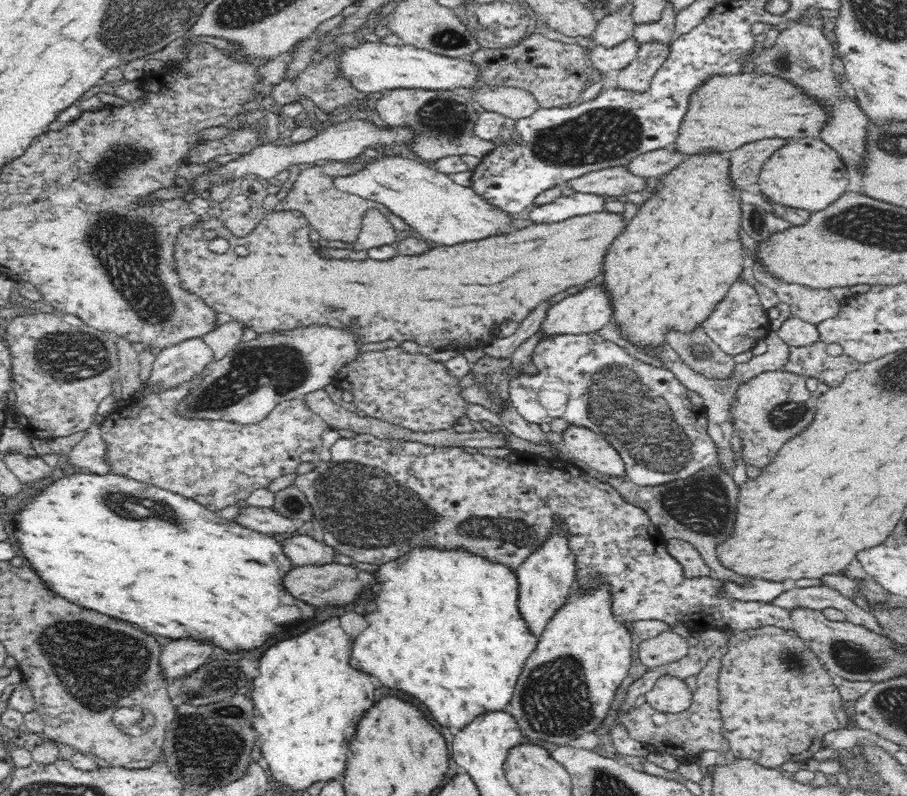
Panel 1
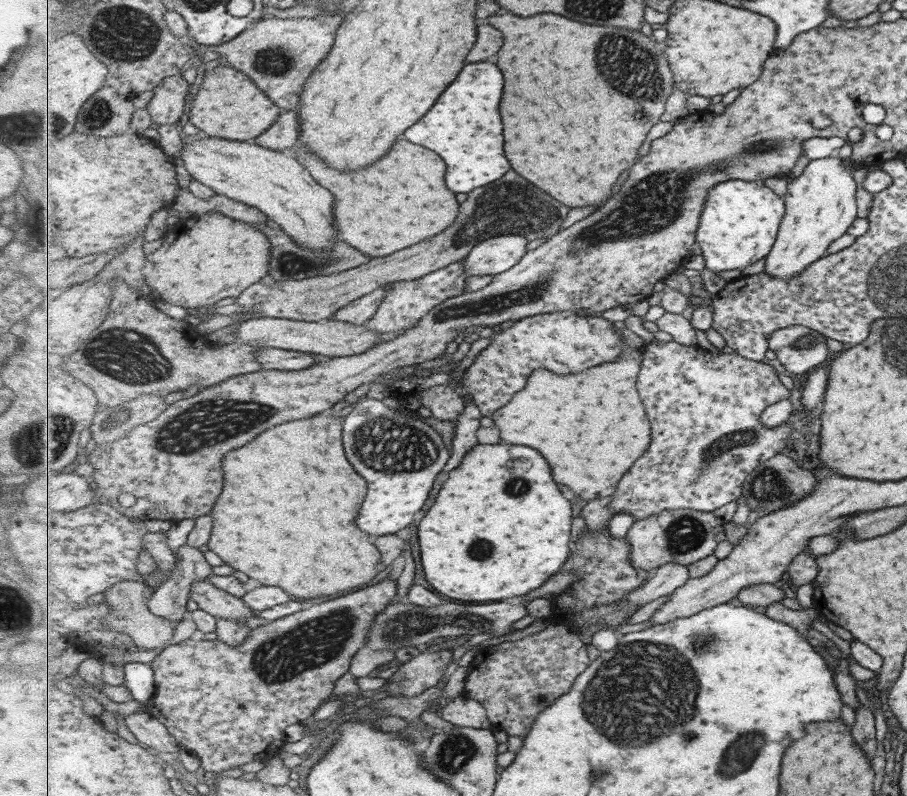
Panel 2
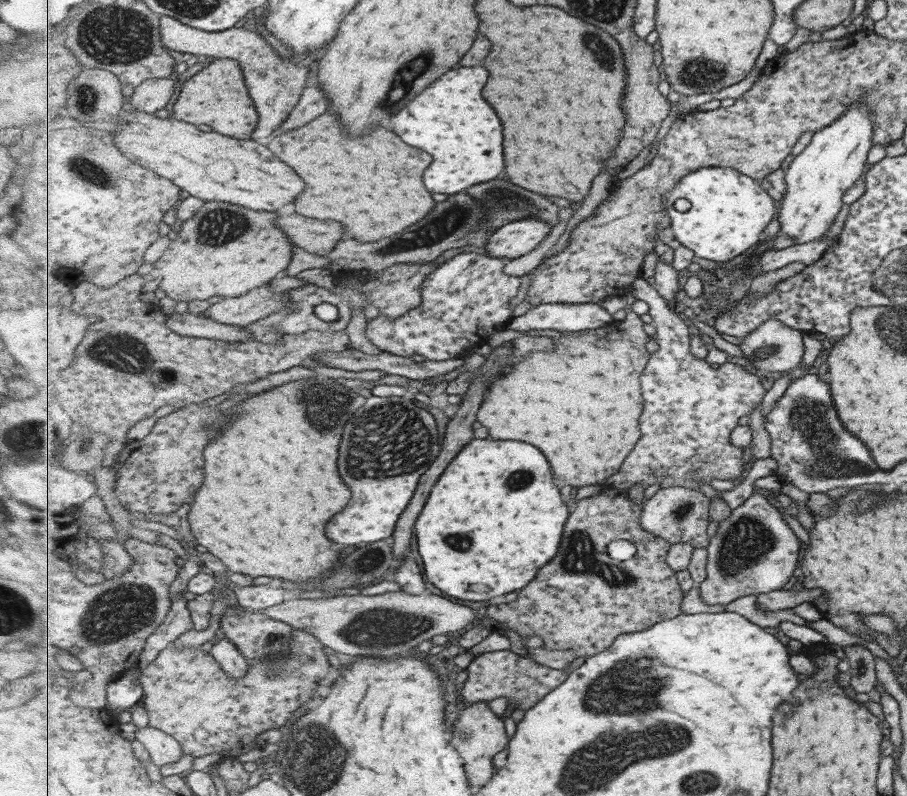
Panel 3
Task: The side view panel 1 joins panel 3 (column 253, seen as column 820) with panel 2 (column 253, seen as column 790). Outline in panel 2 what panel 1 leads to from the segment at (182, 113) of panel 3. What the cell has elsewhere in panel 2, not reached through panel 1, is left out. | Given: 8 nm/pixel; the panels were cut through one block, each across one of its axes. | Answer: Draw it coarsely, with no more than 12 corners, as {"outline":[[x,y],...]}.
{"outline":[[219,65],[193,100],[209,136],[249,141],[285,110]]}

